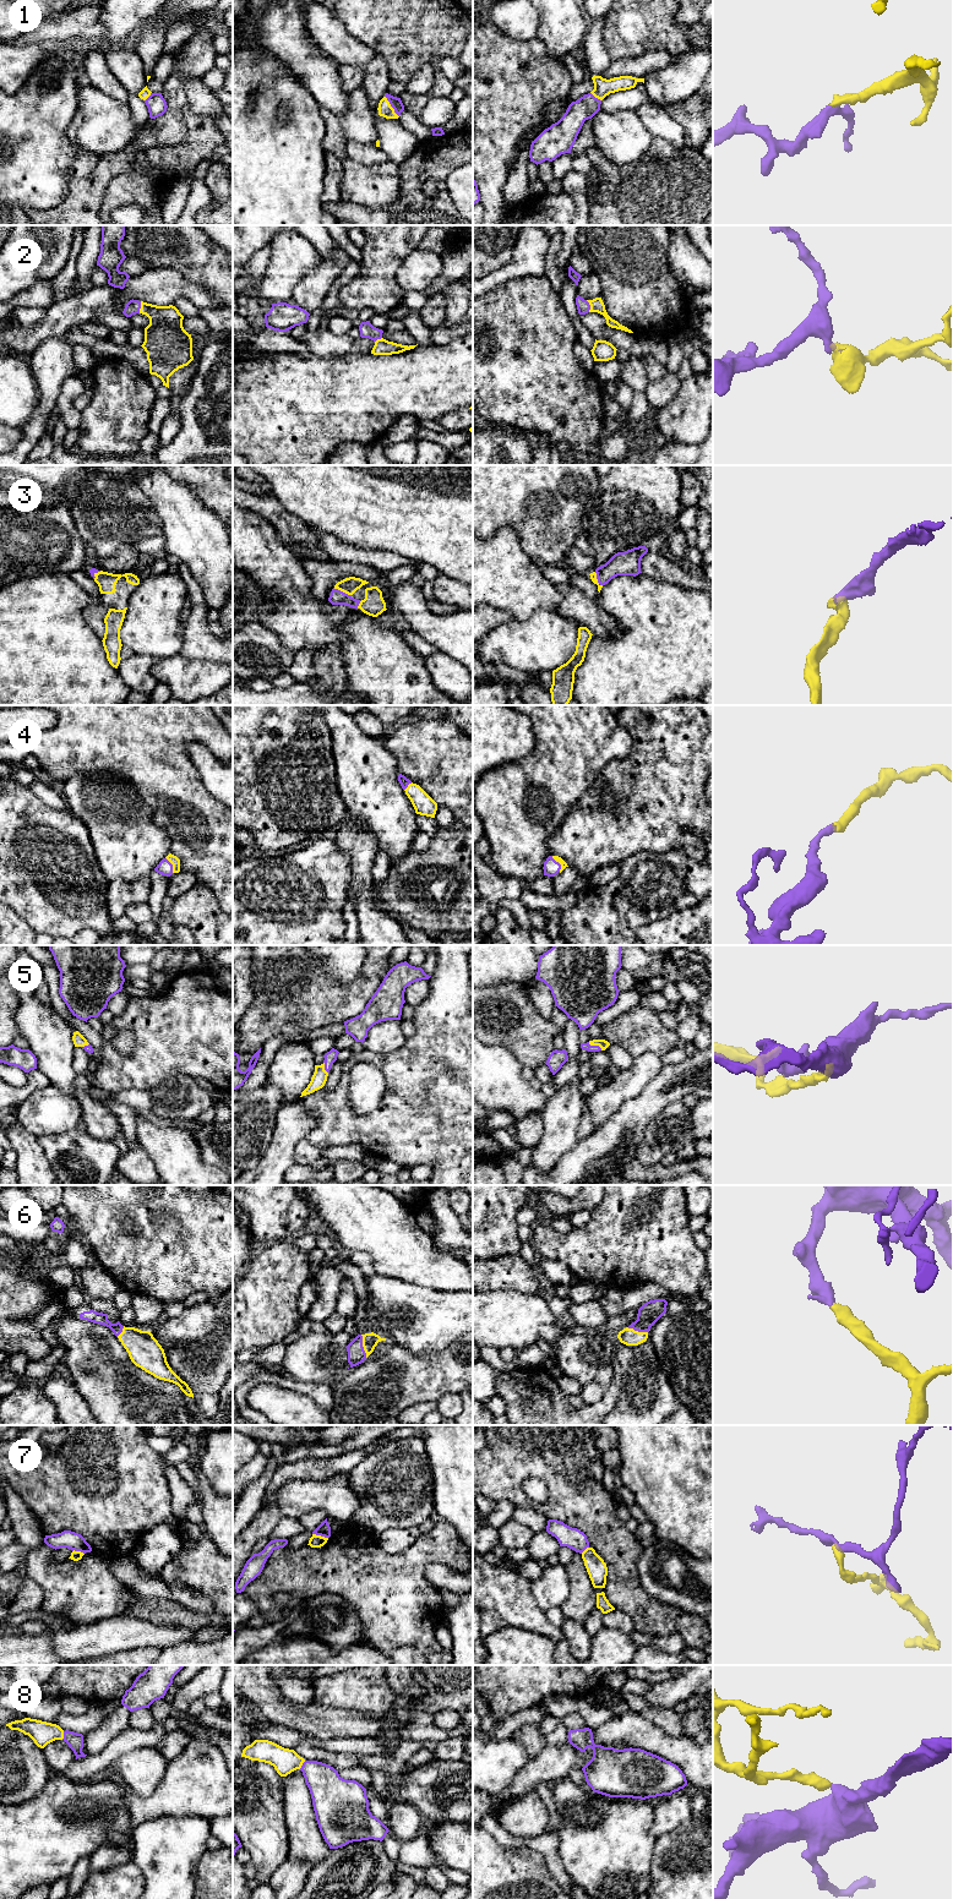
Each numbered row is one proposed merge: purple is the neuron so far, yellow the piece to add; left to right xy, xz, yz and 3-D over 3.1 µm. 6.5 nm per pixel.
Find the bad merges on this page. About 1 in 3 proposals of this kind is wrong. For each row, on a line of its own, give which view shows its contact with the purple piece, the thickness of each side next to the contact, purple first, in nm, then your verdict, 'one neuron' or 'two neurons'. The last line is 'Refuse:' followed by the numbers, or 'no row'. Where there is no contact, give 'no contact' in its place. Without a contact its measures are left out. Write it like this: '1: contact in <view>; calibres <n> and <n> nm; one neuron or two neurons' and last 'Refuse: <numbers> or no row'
1: contact in xz; calibres 80 and 90 nm; one neuron
2: contact in xy; calibres 90 and 280 nm; one neuron
3: contact in xz; calibres 100 and 110 nm; one neuron
4: contact in yz; calibres 100 and 50 nm; one neuron
5: contact in yz; calibres 50 and 60 nm; one neuron
6: contact in xz; calibres 120 and 100 nm; one neuron
7: contact in xz; calibres 90 and 80 nm; two neurons
8: contact in xy; calibres 110 and 160 nm; one neuron
Refuse: 7

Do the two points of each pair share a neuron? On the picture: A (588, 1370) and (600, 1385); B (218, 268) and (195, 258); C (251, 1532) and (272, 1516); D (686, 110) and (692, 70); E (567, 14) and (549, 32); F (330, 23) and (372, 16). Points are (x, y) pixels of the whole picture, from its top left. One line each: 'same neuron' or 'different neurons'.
A: different neurons
B: same neuron
C: same neuron
D: different neurons
E: same neuron
F: different neurons

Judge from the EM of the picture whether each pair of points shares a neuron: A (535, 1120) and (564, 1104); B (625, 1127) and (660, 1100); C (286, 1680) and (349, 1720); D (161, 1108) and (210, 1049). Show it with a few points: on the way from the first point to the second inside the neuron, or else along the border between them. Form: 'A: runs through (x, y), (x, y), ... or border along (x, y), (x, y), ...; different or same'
A: border along (540, 1113), (543, 1131), (540, 1140), (535, 1145); different
B: runs through (633, 1118), (652, 1101); same
C: border along (286, 1696), (298, 1704), (314, 1703); different
D: border along (194, 1078), (175, 1075), (165, 1078), (159, 1082); different

